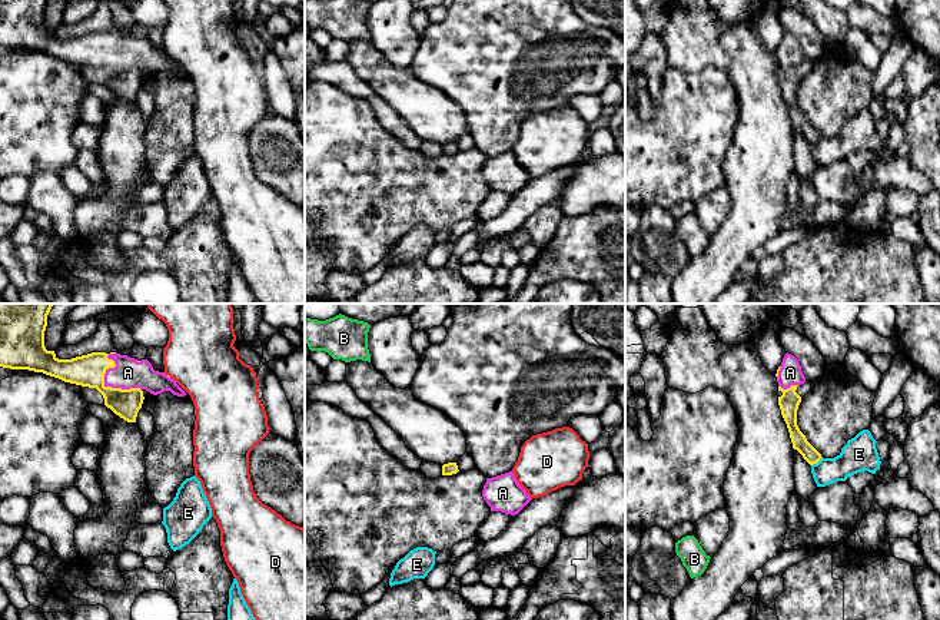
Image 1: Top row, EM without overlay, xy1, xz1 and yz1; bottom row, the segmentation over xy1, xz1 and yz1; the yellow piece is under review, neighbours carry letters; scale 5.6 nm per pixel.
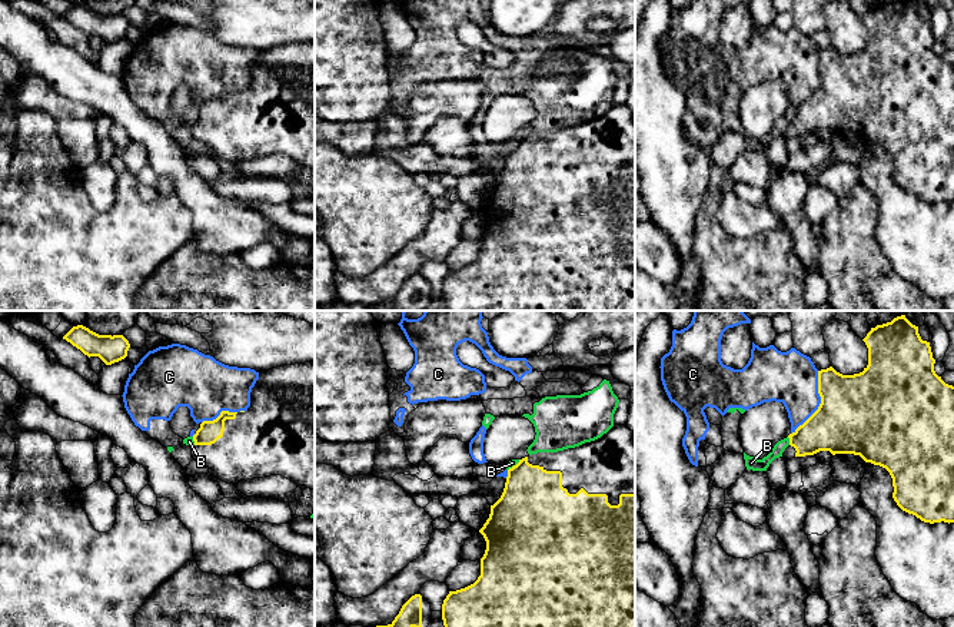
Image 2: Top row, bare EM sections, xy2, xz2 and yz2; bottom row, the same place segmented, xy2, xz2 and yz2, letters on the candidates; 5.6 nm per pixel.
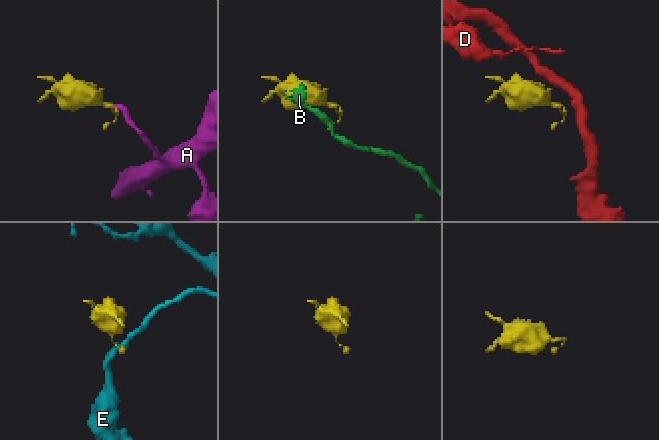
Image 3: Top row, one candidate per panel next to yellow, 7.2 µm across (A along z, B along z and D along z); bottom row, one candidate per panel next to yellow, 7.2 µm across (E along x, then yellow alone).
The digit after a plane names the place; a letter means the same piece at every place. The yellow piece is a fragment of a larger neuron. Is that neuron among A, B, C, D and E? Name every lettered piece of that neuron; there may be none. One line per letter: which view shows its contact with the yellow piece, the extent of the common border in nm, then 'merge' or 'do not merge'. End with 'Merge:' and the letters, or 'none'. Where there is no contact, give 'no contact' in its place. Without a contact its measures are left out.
A: xy1 | 280 nm | merge
B: yz2 | 50 nm | do not merge
C: yz2 | 400 nm | do not merge
D: no contact | do not merge
E: yz1 | 80 nm | do not merge
Merge: A

